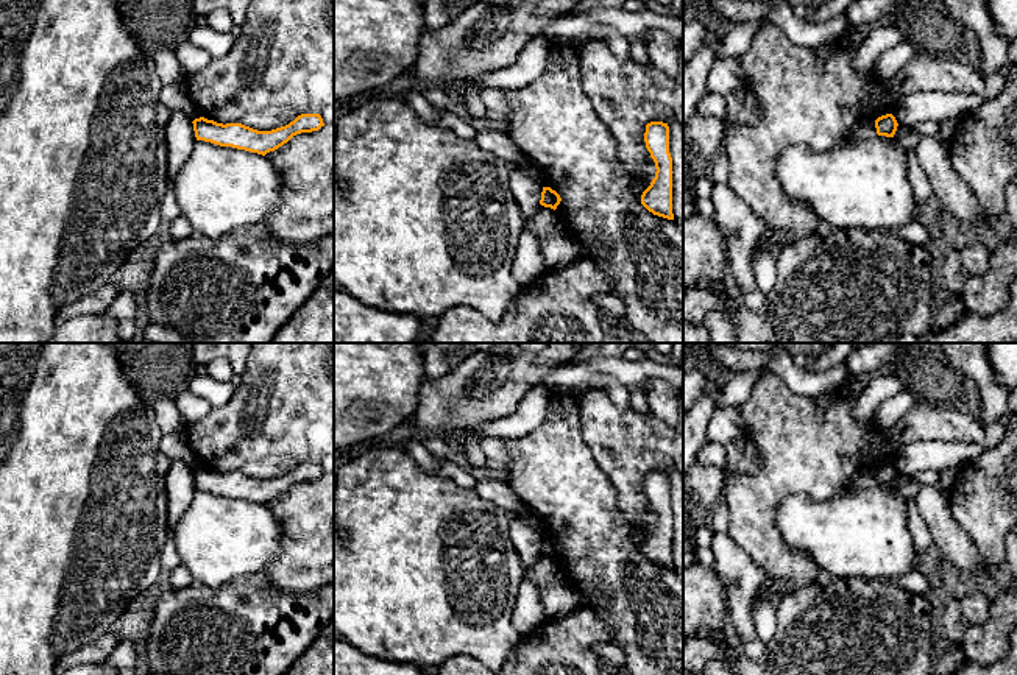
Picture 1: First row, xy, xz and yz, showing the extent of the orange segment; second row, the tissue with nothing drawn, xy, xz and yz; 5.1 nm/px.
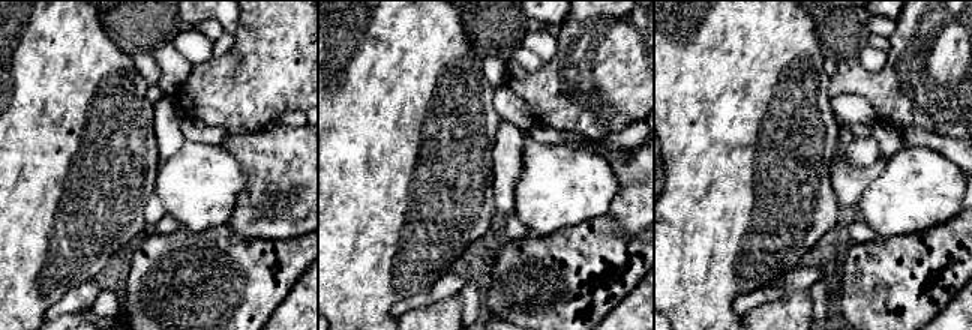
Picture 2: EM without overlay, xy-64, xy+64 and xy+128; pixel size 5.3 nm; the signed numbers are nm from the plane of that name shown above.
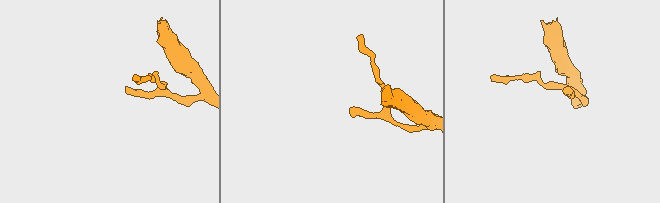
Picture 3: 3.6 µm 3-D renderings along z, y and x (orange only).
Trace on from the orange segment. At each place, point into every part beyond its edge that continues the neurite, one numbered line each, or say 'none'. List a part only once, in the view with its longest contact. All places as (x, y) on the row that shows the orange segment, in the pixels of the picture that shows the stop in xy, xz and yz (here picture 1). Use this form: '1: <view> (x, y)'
none

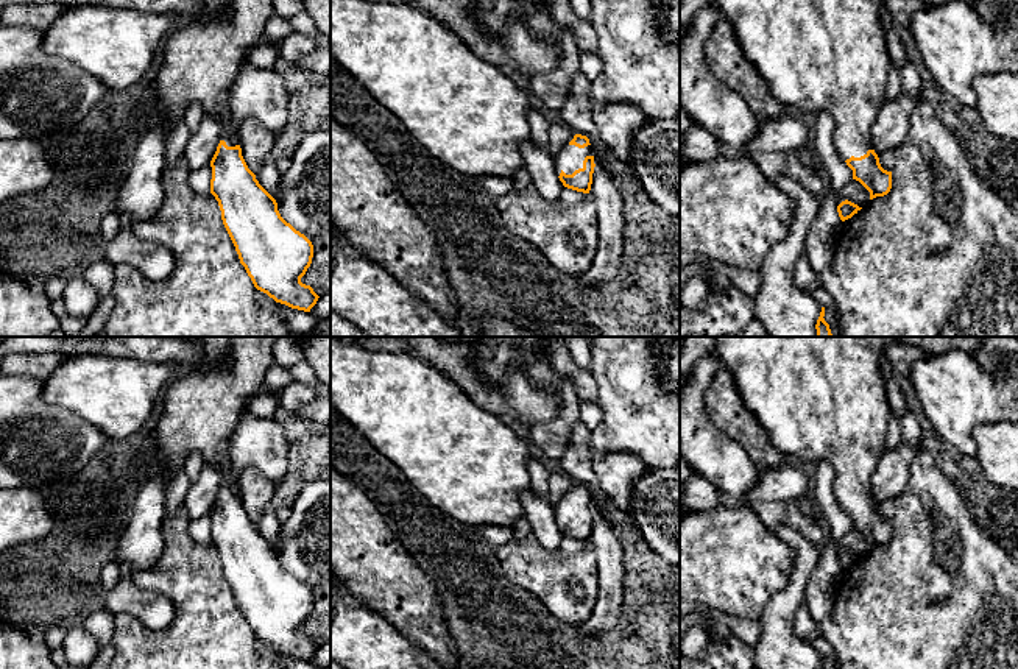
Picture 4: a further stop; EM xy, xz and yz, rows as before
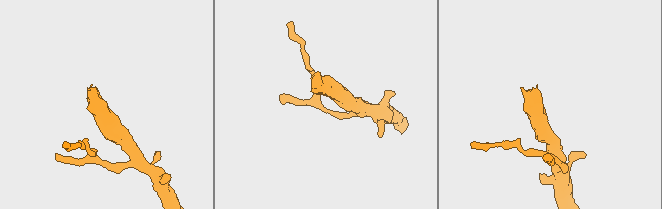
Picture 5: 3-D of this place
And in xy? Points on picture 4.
1: xy (201, 61)

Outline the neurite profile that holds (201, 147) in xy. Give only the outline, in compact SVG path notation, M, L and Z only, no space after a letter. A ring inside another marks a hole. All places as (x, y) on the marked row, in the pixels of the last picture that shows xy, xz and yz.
M206 112L201 125L192 133L184 150L184 159L187 161L190 172L201 168L212 161L220 143L221 131L220 119Z

